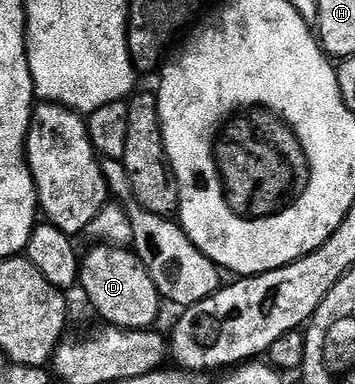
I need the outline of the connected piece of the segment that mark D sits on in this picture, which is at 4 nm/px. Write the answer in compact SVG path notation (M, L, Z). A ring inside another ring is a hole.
M97 242L89 253L84 253L79 277L80 291L85 291L89 304L102 316L106 325L115 328L152 329L161 312L163 298L157 293L147 266L143 266L136 252L125 246Z

